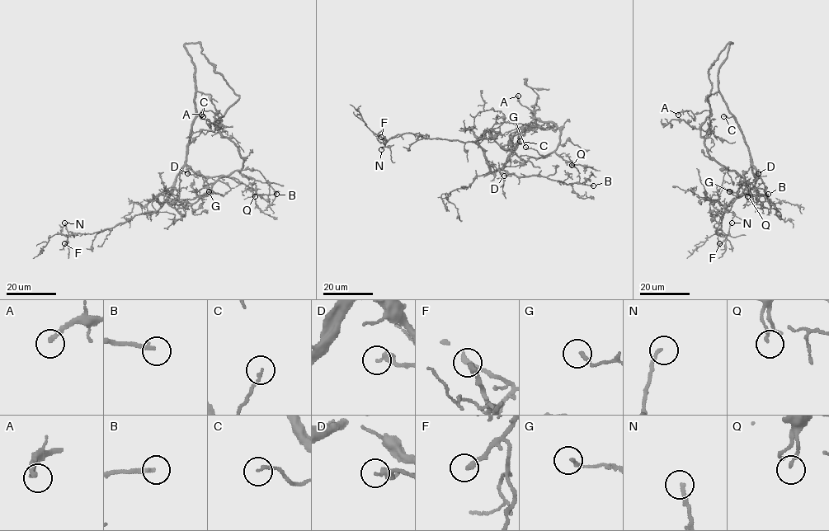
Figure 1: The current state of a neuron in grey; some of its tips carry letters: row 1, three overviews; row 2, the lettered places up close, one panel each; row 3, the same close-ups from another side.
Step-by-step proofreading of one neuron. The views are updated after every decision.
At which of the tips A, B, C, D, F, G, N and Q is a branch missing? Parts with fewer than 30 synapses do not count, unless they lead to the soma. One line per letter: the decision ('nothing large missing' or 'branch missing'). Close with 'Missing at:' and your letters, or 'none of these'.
A: branch missing
B: branch missing
C: nothing large missing
D: nothing large missing
F: branch missing
G: nothing large missing
N: nothing large missing
Q: nothing large missing
Missing at: A, B, F

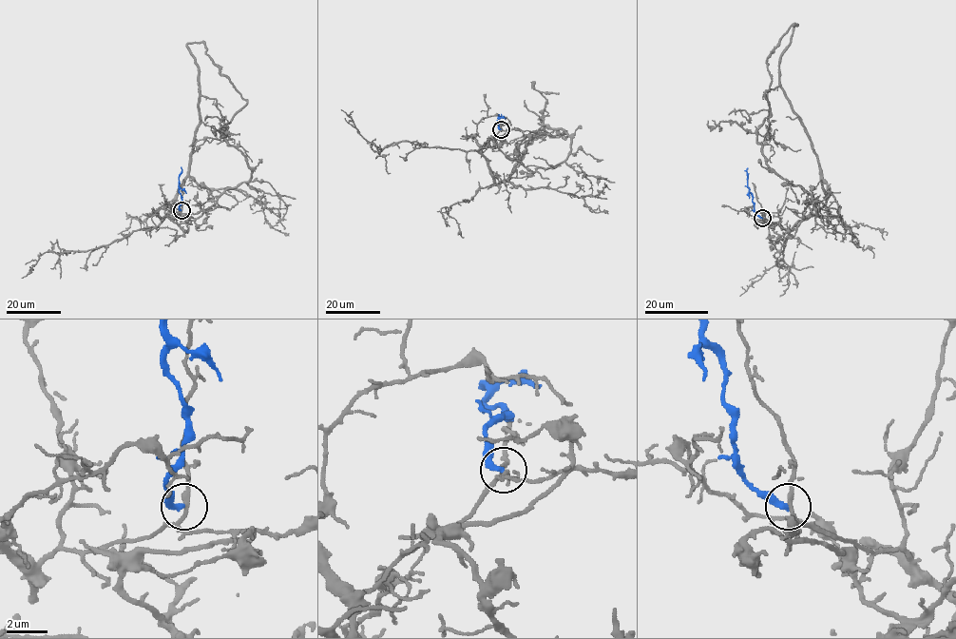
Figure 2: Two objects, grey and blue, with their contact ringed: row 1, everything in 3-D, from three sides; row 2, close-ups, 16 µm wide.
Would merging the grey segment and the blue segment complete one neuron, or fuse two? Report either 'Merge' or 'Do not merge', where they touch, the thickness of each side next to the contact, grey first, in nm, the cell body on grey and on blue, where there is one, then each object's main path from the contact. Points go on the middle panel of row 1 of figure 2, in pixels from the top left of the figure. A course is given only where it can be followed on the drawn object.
Do not merge. Place: (501, 129). Thickness 180 nm (grey) against 300 nm. Soma of grey: none. Soma of blue: none. Course of grey: (500, 129), (498, 146), (534, 171), (566, 158), (563, 130), (543, 125), (549, 136), (565, 132), (532, 139). Course of blue: (500, 129), (500, 116)

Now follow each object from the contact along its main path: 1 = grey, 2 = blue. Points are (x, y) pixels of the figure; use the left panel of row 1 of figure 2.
1: (181, 210), (173, 221), (179, 225), (196, 220), (251, 177), (246, 158), (223, 133), (246, 101), (213, 64)
2: (181, 210), (181, 167)

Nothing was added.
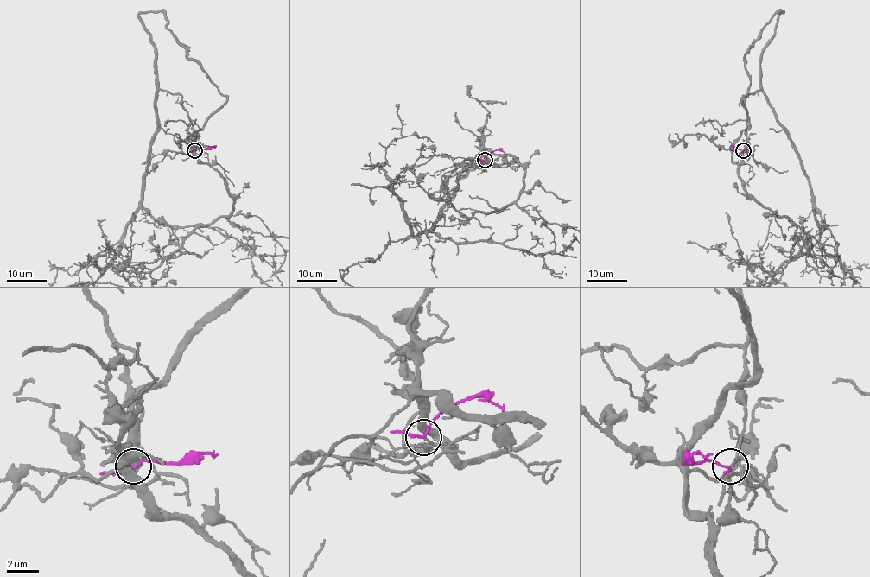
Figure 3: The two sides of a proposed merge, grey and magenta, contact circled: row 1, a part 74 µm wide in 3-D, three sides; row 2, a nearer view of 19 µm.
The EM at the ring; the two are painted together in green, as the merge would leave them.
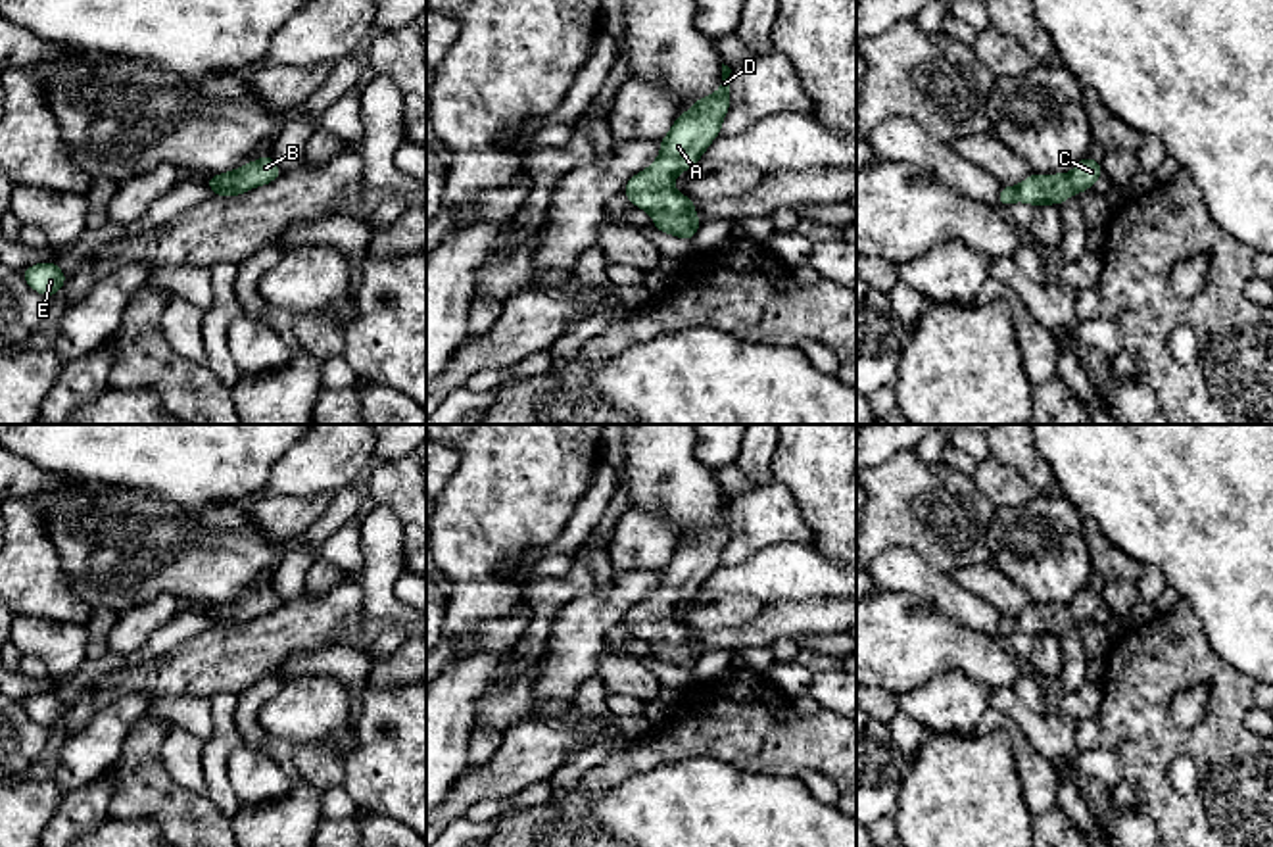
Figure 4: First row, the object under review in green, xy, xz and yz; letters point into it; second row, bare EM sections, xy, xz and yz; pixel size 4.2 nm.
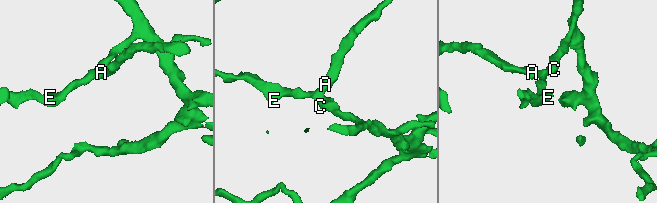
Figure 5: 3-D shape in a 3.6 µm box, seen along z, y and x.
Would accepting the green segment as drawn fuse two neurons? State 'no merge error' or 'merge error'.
no merge error

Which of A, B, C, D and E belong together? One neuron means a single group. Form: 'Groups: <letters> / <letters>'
Groups: A B C D E

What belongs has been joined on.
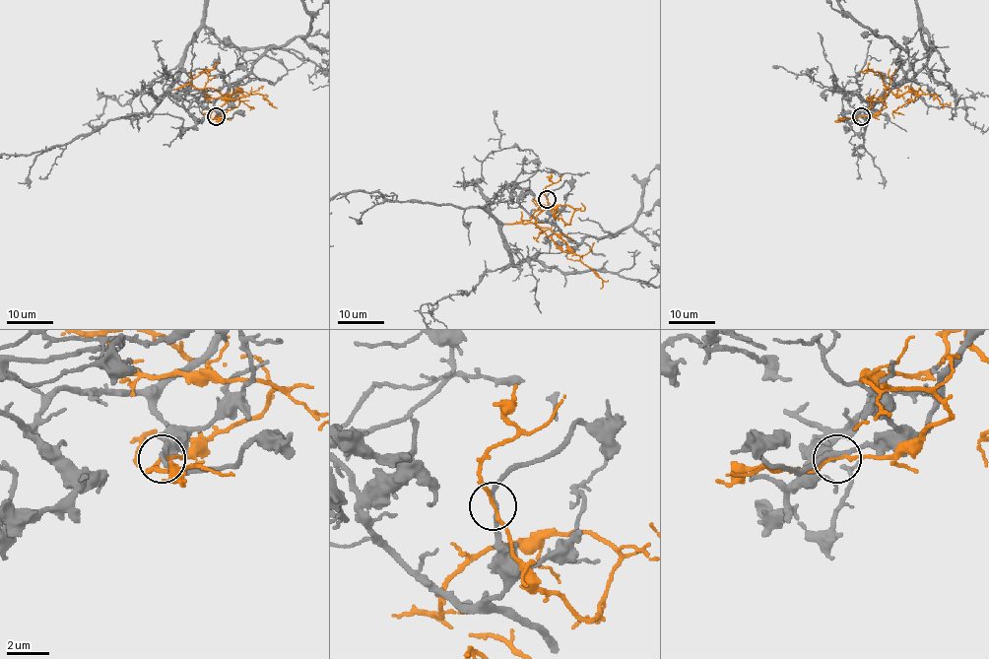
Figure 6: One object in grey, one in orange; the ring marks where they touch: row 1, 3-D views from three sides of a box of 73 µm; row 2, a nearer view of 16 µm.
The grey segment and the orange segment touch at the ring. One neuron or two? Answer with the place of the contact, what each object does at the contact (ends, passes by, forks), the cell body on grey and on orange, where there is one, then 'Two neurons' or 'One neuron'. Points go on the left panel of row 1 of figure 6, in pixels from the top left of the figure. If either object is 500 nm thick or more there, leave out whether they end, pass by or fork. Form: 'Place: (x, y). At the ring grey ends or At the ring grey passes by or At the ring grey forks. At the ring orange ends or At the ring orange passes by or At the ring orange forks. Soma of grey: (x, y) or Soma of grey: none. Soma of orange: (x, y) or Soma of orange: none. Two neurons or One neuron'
Place: (216, 116). At the ring grey passes by. At the ring orange passes by. Soma of grey: none. Soma of orange: none. One neuron

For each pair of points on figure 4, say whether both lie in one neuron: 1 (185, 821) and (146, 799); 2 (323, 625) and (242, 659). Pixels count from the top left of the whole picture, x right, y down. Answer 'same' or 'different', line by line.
1: same
2: same

